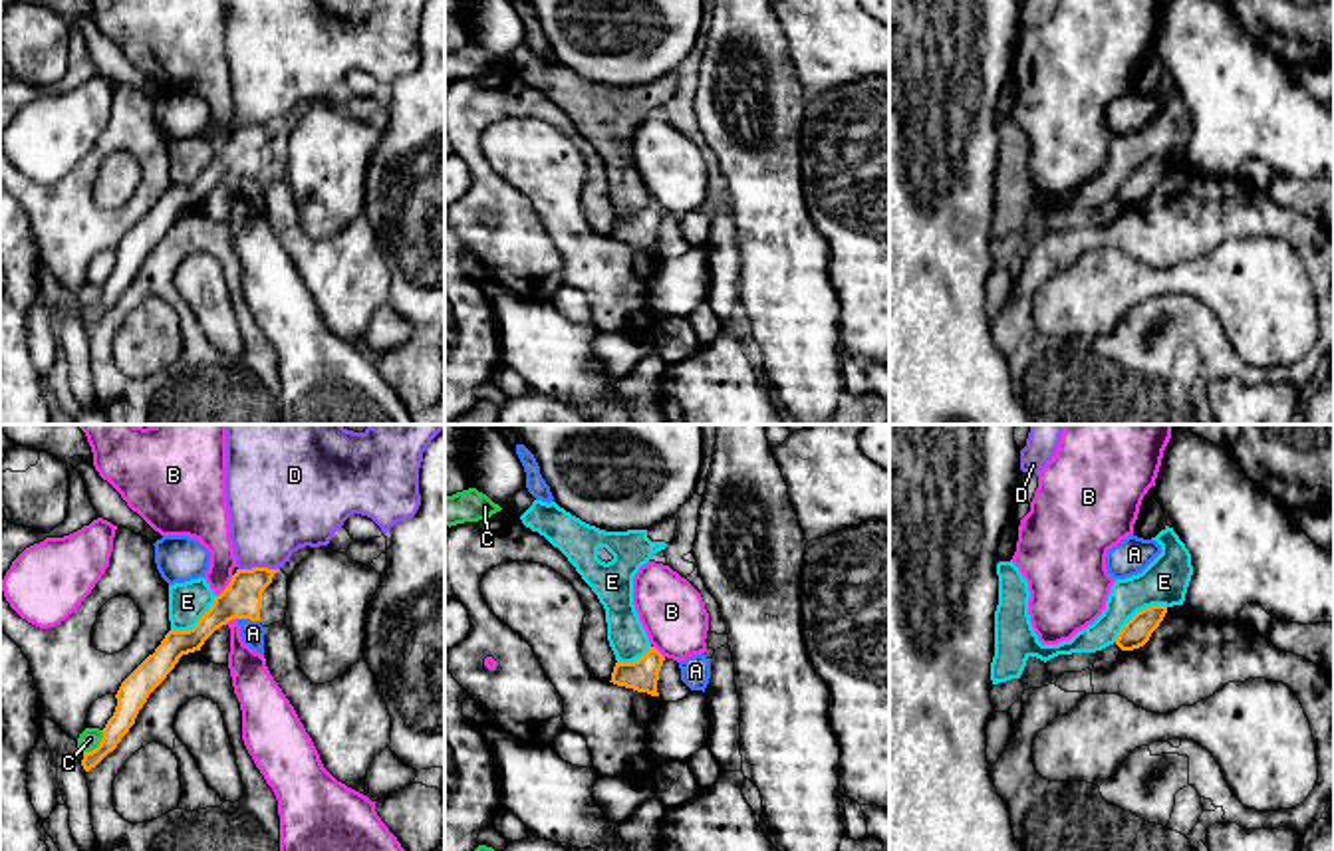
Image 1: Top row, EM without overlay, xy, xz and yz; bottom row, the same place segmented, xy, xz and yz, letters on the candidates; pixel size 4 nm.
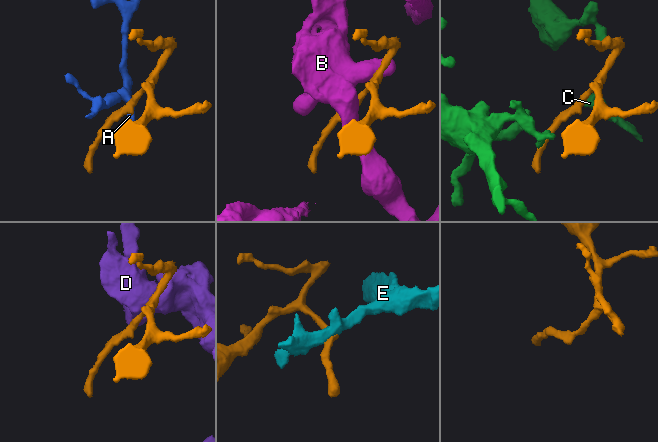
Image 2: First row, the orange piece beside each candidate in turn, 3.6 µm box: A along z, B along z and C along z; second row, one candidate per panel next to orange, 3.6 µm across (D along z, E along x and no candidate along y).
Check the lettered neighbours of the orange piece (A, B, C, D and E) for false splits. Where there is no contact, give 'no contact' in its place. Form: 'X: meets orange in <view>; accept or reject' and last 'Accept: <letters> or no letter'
A: meets orange in xy; reject
B: meets orange in xy; reject
C: meets orange in xy; reject
D: meets orange in xy; reject
E: meets orange in yz; reject
Accept: no letter

